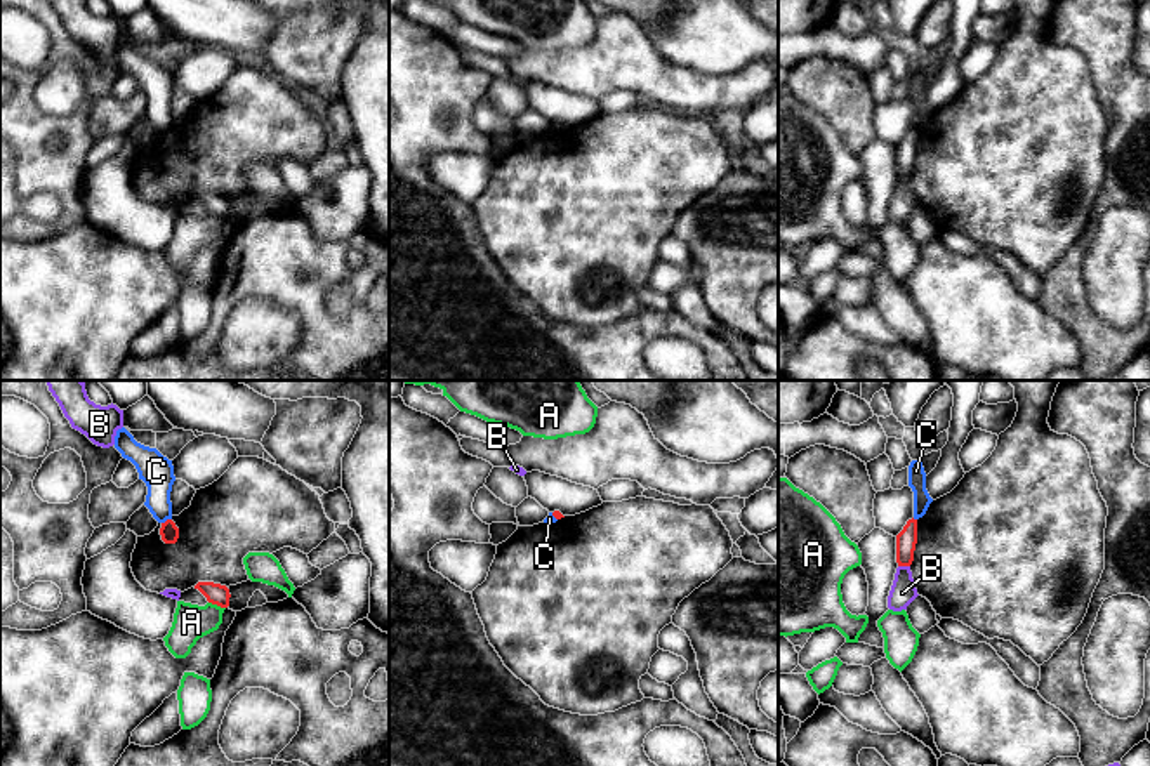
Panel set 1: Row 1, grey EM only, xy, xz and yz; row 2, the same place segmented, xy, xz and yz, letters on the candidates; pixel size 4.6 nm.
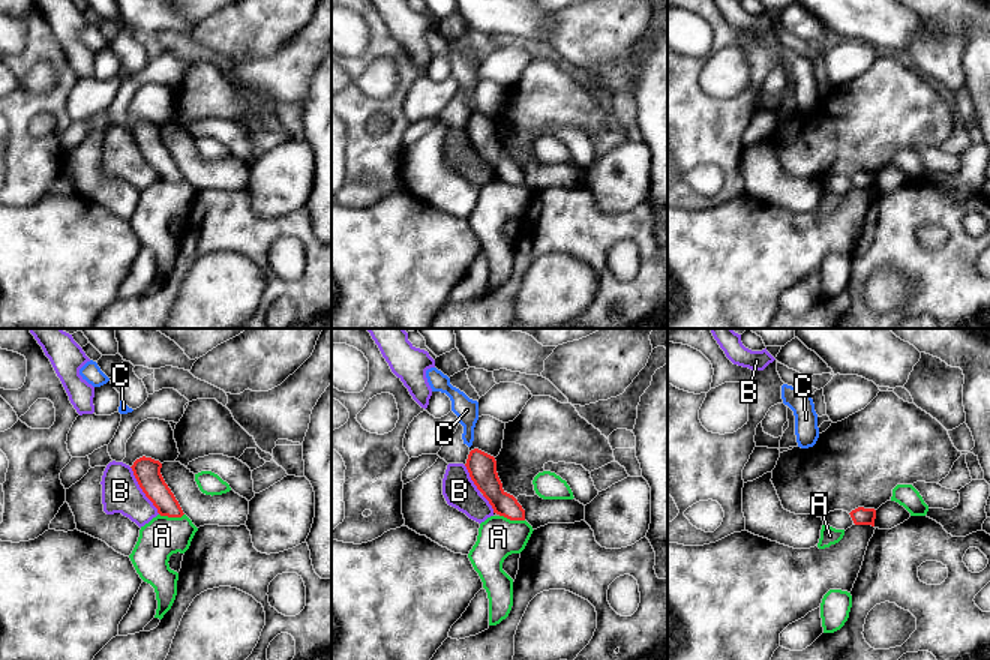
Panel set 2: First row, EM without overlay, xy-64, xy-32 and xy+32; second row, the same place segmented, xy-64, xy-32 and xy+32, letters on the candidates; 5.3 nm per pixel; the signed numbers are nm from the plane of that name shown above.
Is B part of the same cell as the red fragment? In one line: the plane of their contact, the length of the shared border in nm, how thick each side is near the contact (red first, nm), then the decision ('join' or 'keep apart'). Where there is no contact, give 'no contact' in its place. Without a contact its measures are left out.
contact in yz; length 60 nm; calibres 100 and 120 nm; keep apart

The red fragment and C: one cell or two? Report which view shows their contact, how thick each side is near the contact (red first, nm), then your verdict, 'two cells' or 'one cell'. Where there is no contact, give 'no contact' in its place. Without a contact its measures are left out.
meets red in xy; 90 nm thick on the red side, 160 nm on the other; two cells

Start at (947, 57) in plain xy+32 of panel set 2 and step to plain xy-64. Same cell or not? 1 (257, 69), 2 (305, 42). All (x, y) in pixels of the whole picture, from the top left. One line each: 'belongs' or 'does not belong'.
1: does not belong
2: does not belong

